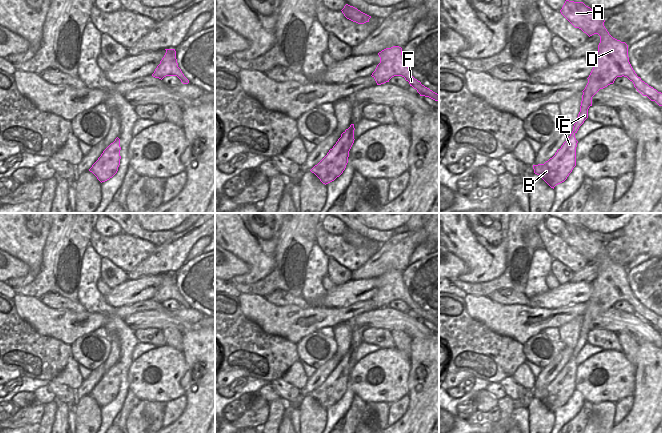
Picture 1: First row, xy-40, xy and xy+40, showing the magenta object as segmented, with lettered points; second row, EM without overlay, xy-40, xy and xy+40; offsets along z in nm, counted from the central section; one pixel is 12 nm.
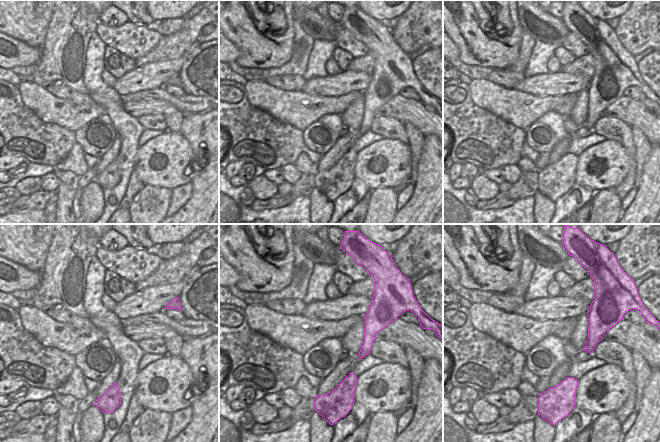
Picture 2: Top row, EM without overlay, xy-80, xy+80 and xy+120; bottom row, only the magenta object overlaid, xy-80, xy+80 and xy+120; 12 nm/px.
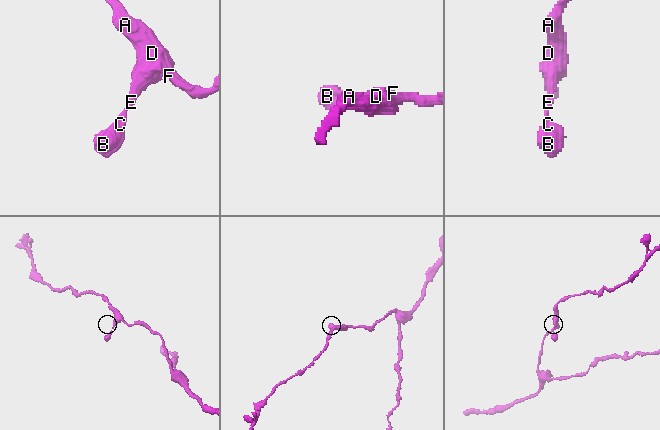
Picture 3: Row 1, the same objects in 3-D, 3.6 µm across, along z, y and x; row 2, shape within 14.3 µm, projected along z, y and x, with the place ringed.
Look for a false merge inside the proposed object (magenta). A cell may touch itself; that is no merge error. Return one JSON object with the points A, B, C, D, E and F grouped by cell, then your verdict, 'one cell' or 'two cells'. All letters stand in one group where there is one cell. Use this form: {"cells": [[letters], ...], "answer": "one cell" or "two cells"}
{"cells": [["A", "B", "C", "D", "E", "F"]], "answer": "one cell"}

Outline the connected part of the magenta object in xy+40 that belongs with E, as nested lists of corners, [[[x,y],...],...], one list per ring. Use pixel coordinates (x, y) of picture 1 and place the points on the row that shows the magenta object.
[[[566,0],[561,14],[575,27],[589,37],[598,34],[600,43],[598,52],[592,58],[593,69],[588,83],[582,91],[582,101],[577,121],[568,139],[555,155],[544,164],[533,165],[534,173],[539,175],[551,188],[564,182],[576,166],[575,138],[579,127],[588,118],[588,109],[592,106],[592,97],[600,90],[613,84],[617,77],[627,77],[643,96],[663,107],[663,93],[641,80],[633,70],[628,57],[628,45],[613,38],[604,26],[605,20],[593,13],[583,2]]]

